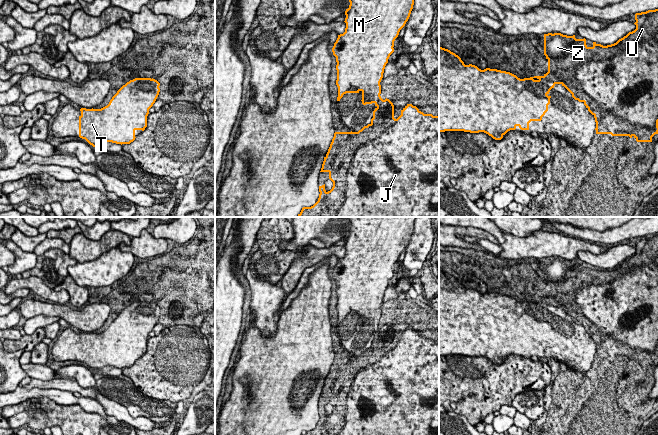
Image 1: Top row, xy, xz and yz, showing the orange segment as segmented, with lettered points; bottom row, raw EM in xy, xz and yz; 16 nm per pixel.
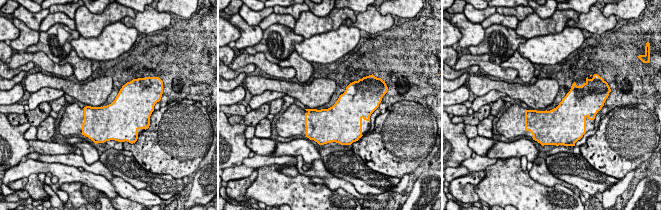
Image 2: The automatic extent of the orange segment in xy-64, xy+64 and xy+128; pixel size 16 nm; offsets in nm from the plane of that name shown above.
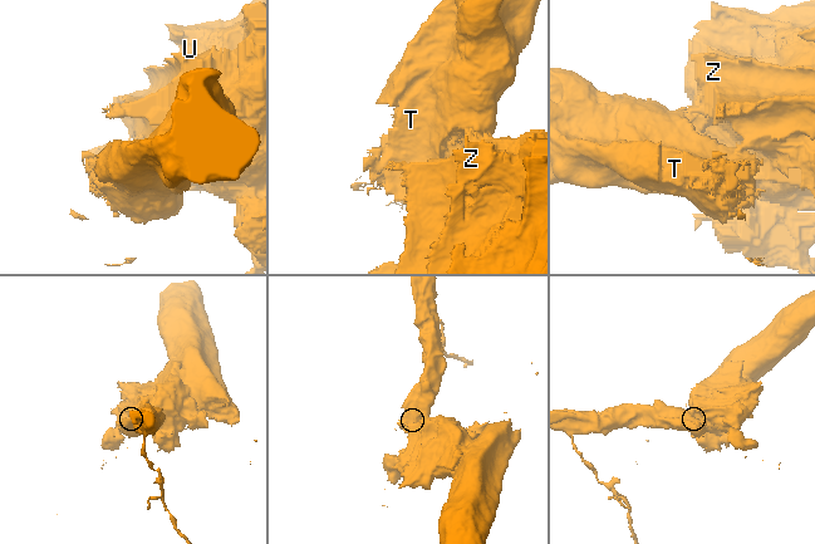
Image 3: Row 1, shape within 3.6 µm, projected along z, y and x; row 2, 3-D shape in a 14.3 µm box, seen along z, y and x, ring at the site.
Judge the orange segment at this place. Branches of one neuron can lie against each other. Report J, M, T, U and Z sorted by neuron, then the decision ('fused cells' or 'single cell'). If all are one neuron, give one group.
J U Z / M T | fused cells

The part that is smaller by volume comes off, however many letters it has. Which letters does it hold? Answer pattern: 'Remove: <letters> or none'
Remove: M, T

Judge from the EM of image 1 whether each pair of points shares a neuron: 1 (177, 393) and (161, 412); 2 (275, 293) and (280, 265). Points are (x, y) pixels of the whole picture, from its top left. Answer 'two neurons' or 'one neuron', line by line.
1: two neurons
2: two neurons

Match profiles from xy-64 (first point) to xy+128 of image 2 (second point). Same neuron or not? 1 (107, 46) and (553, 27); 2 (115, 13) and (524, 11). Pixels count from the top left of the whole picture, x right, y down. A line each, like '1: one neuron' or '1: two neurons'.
1: two neurons
2: two neurons

